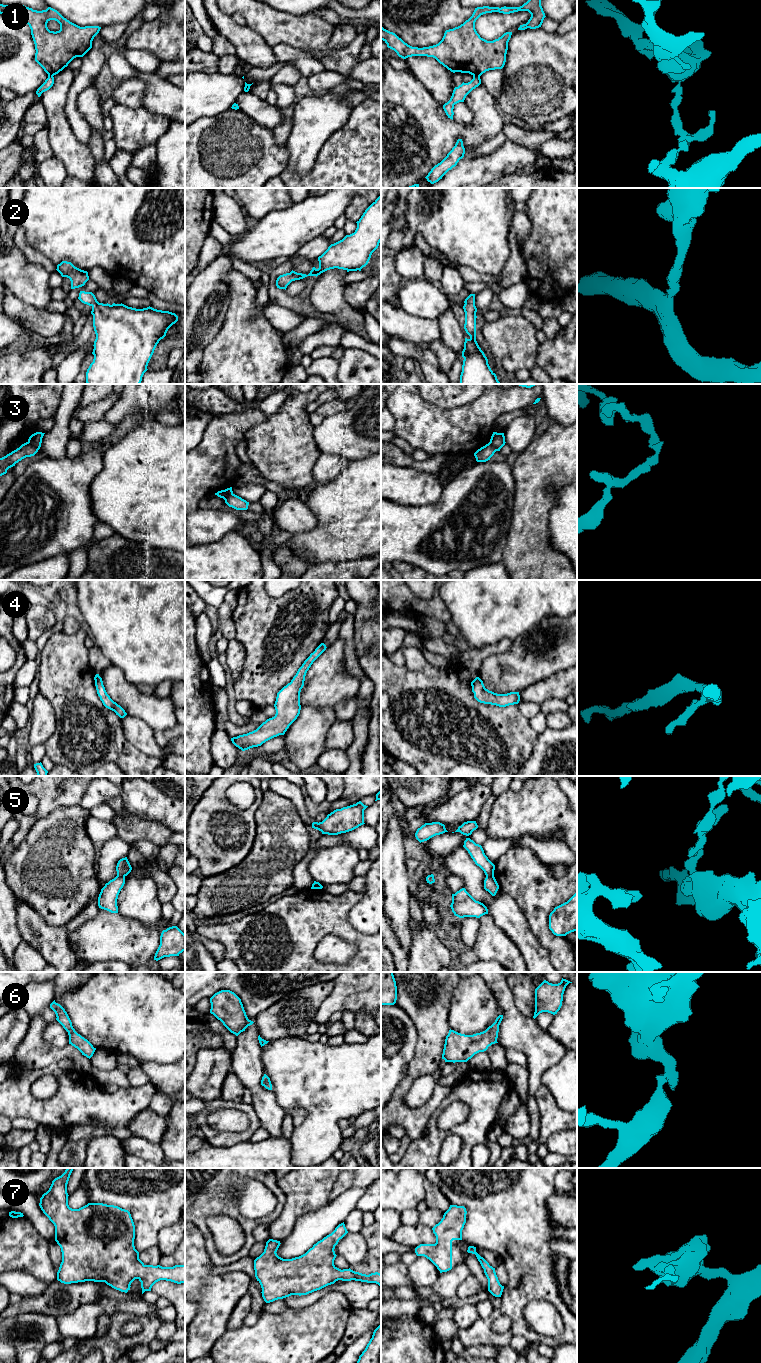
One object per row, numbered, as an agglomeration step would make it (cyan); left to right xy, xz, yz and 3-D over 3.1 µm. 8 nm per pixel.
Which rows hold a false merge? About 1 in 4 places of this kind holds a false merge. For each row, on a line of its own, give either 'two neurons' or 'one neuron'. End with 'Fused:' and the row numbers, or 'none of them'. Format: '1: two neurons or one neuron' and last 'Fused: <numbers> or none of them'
1: two neurons
2: one neuron
3: two neurons
4: one neuron
5: two neurons
6: one neuron
7: one neuron
Fused: 1, 3, 5

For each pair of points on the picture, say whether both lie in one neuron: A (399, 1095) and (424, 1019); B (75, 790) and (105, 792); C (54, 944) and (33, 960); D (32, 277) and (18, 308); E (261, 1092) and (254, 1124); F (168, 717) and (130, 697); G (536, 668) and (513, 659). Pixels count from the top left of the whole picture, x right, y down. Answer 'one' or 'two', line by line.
A: one
B: two
C: two
D: two
E: two
F: one
G: one

